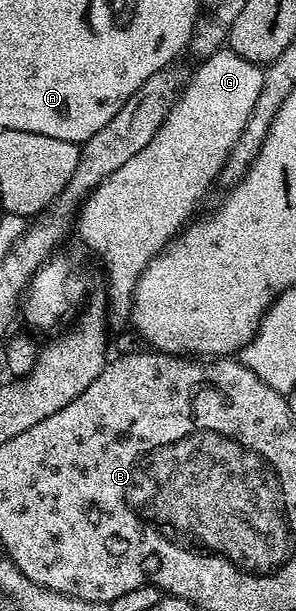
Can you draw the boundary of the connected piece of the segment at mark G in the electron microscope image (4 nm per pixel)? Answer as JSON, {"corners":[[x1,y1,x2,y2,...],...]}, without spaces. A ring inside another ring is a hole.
{"corners":[[224,47,213,55,202,58,198,62,199,70,190,74,184,84,175,106,167,113,167,117,157,127,157,135,133,155,122,167,117,167,109,179,101,182,87,197,77,210,77,233,79,237,95,253,103,256,103,265,107,268,107,293,105,308,107,310,108,328,121,331,130,324,132,311,132,295,137,287,137,279,145,267,158,253,167,248,174,237,192,220,191,212,195,209,199,197,203,197,219,179,225,159,229,159,229,151,245,131,245,123,249,123,249,115,261,95,263,69,255,62,237,55,230,47]]}

